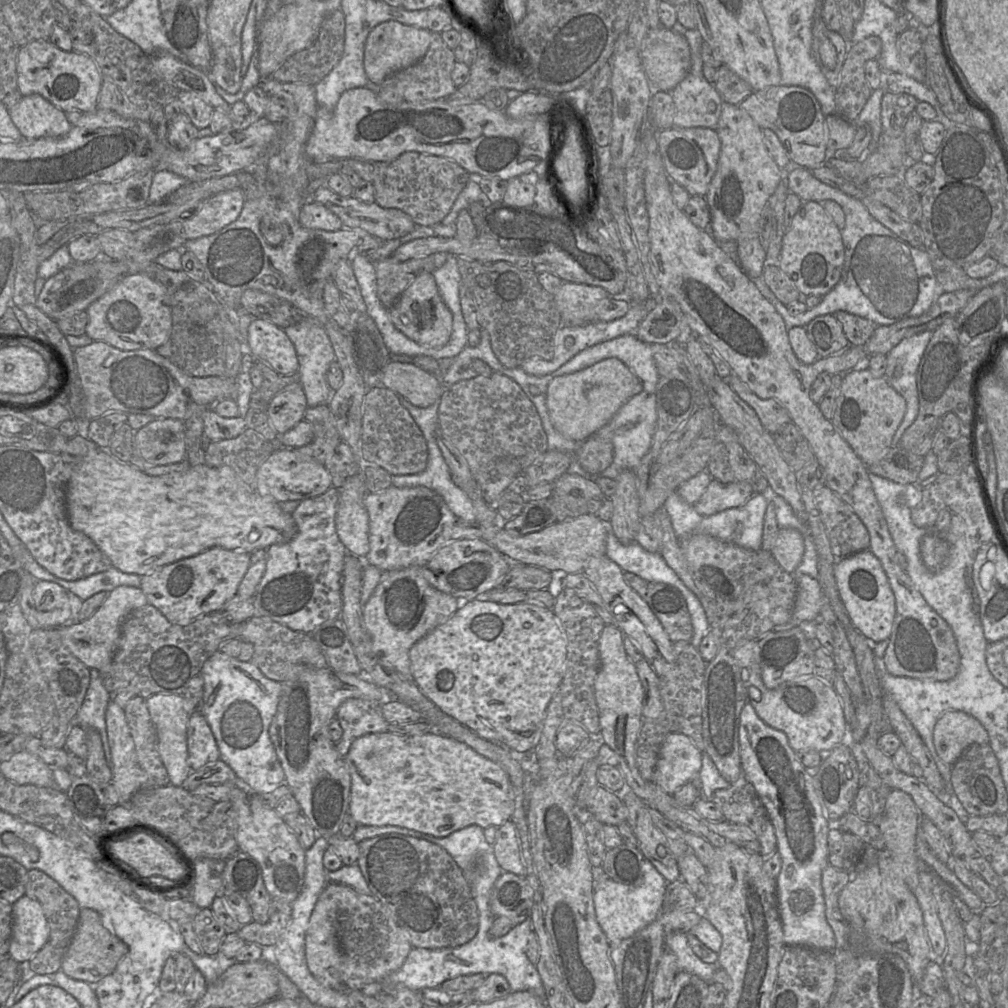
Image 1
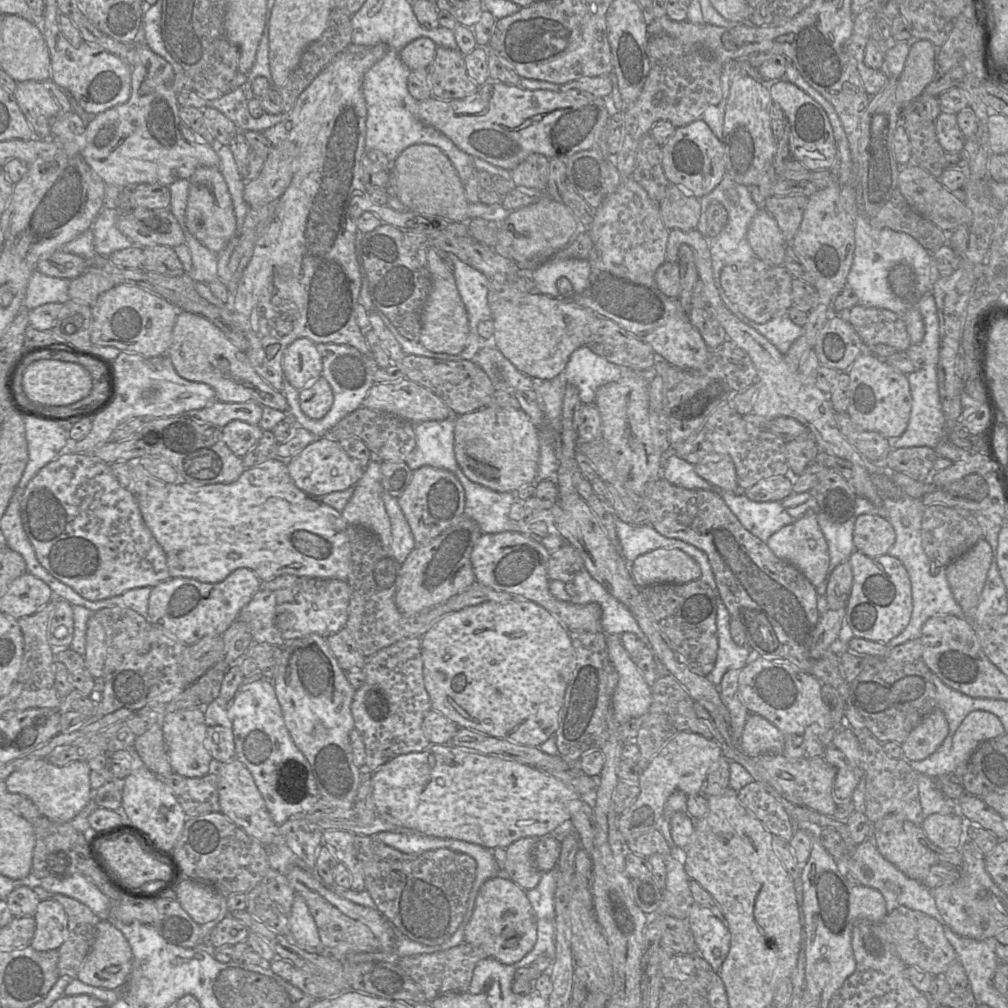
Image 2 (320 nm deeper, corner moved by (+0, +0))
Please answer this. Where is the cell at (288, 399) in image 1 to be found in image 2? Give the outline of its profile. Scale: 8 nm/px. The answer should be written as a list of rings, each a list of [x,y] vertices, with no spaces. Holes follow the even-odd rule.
[[[320,376],[300,390],[299,401],[303,413],[311,419],[321,419],[333,404],[333,392],[328,381]]]

